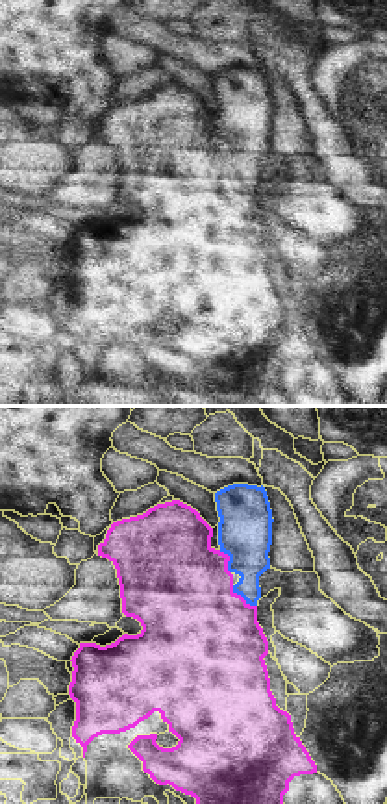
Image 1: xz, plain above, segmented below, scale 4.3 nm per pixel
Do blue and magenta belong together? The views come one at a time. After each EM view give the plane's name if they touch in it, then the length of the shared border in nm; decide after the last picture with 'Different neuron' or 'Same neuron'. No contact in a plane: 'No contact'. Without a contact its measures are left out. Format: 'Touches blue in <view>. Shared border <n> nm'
Touches blue in xz. Shared border 140 nm.

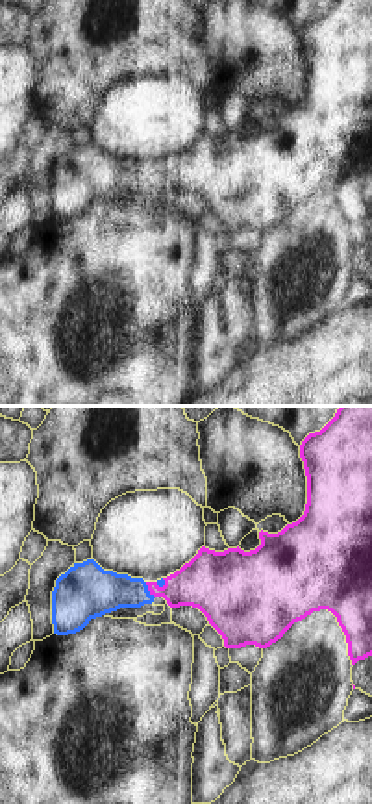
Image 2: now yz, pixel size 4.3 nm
Touches blue in yz. Shared border 80 nm.

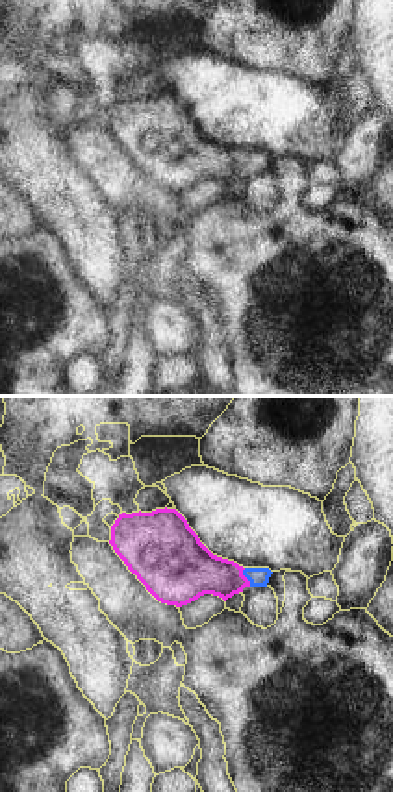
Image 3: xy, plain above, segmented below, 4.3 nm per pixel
Touches blue in xy. Shared border 90 nm.

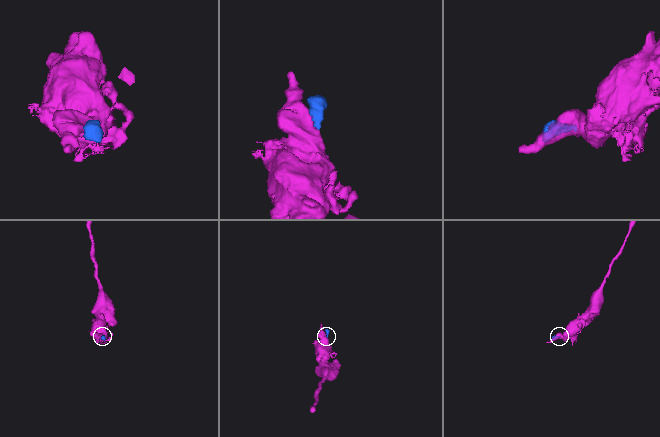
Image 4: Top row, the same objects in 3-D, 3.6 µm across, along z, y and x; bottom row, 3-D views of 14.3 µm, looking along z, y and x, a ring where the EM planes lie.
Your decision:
Same neuron.

